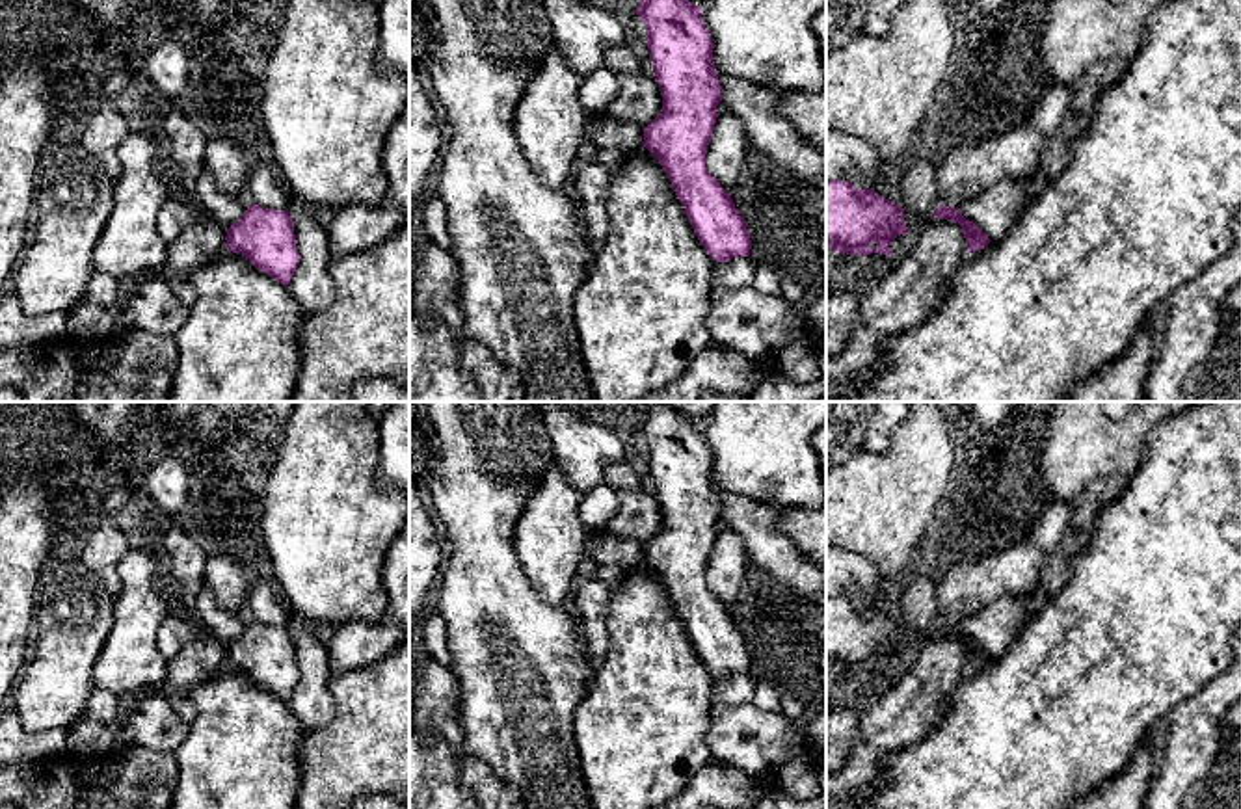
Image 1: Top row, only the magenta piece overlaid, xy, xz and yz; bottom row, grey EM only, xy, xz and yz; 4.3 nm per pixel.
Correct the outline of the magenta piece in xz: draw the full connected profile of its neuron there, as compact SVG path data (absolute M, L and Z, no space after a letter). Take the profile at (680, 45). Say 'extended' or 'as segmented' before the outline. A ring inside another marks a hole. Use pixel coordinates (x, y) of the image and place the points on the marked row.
as segmented; M638 0L638 19L647 28L649 61L662 95L661 113L644 128L644 147L666 171L679 203L713 260L750 257L752 240L731 193L705 167L705 153L716 125L722 86L713 61L711 33L701 7L688 0Z

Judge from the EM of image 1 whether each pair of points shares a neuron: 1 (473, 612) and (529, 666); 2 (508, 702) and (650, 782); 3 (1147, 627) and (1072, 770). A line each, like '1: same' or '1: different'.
1: same
2: different
3: same

